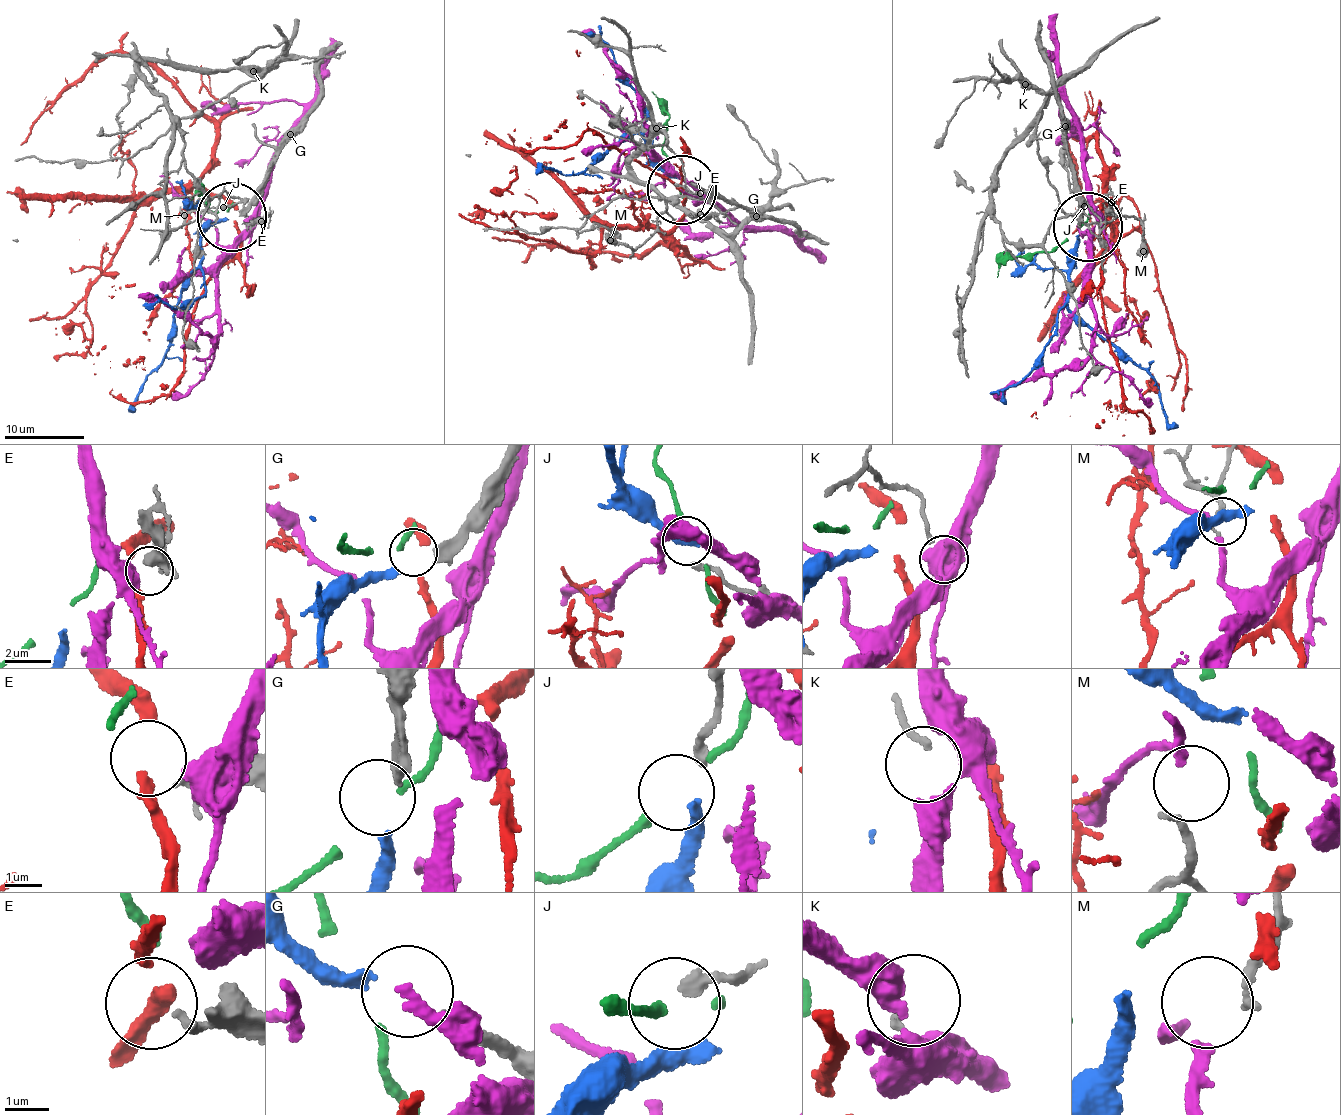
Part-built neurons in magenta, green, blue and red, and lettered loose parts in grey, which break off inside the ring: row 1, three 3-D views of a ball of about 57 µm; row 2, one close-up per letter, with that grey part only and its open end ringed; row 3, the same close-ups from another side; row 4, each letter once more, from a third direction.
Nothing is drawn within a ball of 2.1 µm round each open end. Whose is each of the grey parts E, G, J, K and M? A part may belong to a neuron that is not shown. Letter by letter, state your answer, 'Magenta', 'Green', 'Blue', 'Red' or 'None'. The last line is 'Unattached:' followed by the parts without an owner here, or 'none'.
E: Red
G: Blue
J: None
K: None
M: Magenta
Unattached: J, K

